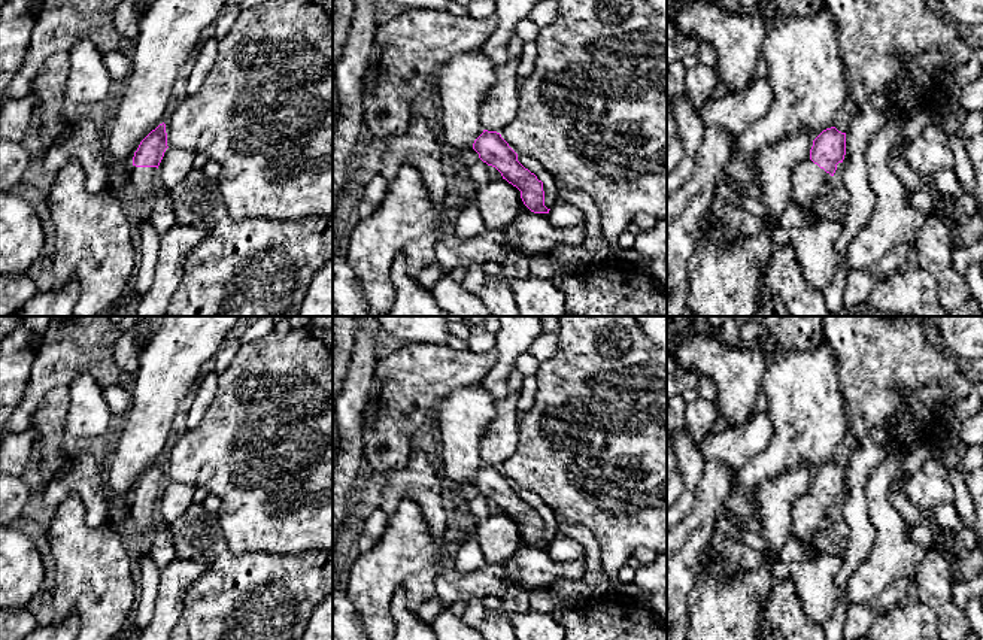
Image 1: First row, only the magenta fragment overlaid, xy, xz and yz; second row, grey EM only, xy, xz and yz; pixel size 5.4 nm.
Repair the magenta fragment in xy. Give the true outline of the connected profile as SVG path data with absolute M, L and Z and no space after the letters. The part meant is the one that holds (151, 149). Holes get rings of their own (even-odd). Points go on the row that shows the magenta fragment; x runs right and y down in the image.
M160 124L139 145L128 170L128 189L143 203L151 203L160 192L158 166L167 149L166 124Z

